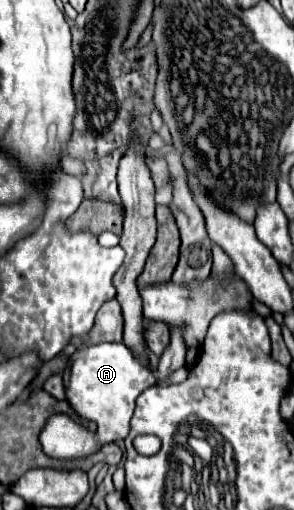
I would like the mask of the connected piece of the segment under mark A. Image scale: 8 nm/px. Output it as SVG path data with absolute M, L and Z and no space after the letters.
M105 342L95 344L89 348L79 348L69 366L63 372L63 382L67 390L67 400L71 408L87 420L97 422L97 434L103 436L103 442L117 442L123 440L131 430L131 416L135 410L137 396L145 390L155 386L155 372L145 366L131 348L123 342Z

